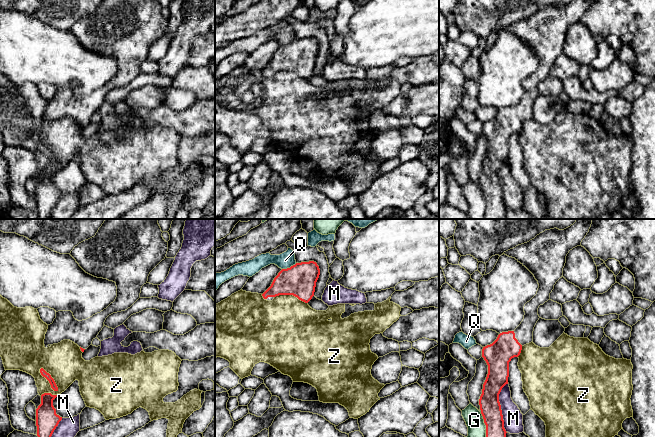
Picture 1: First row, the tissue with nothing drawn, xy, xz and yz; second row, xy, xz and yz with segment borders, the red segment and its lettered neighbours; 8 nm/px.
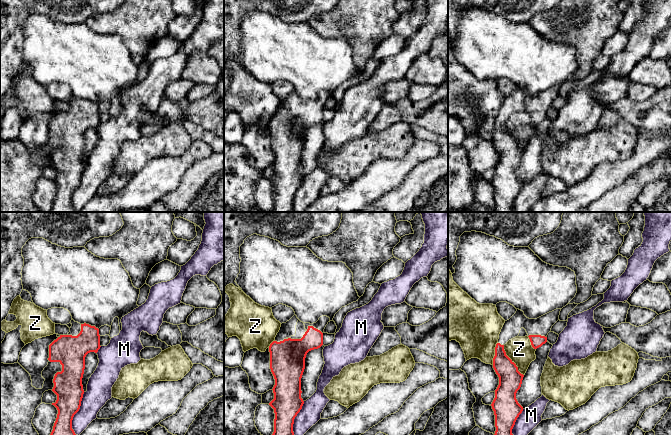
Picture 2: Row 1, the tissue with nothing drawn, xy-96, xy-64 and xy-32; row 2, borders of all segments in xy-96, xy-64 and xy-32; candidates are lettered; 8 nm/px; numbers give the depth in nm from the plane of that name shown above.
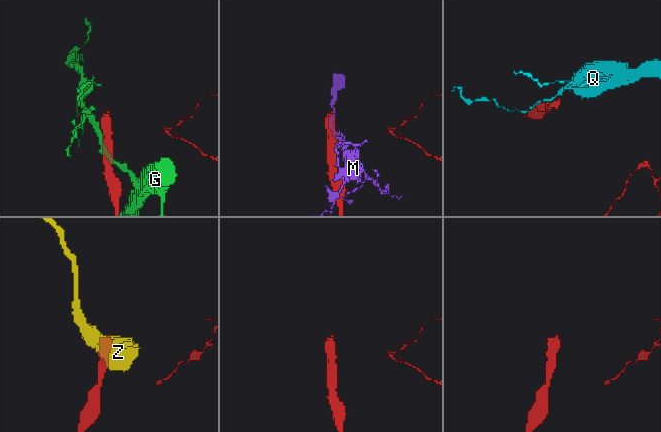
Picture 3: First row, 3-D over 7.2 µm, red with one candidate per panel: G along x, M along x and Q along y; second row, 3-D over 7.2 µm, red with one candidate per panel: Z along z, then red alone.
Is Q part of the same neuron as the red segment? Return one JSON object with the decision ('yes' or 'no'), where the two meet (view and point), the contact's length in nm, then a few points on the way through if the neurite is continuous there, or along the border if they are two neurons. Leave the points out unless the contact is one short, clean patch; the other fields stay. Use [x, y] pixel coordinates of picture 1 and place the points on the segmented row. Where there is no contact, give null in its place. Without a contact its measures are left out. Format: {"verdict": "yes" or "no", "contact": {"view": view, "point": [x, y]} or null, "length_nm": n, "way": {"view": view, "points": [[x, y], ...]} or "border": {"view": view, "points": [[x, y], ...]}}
{"verdict": "no", "contact": {"view": "xz", "point": [290, 267]}, "length_nm": 130, "border": {"view": "xz", "points": [[296, 263], [282, 269]]}}

